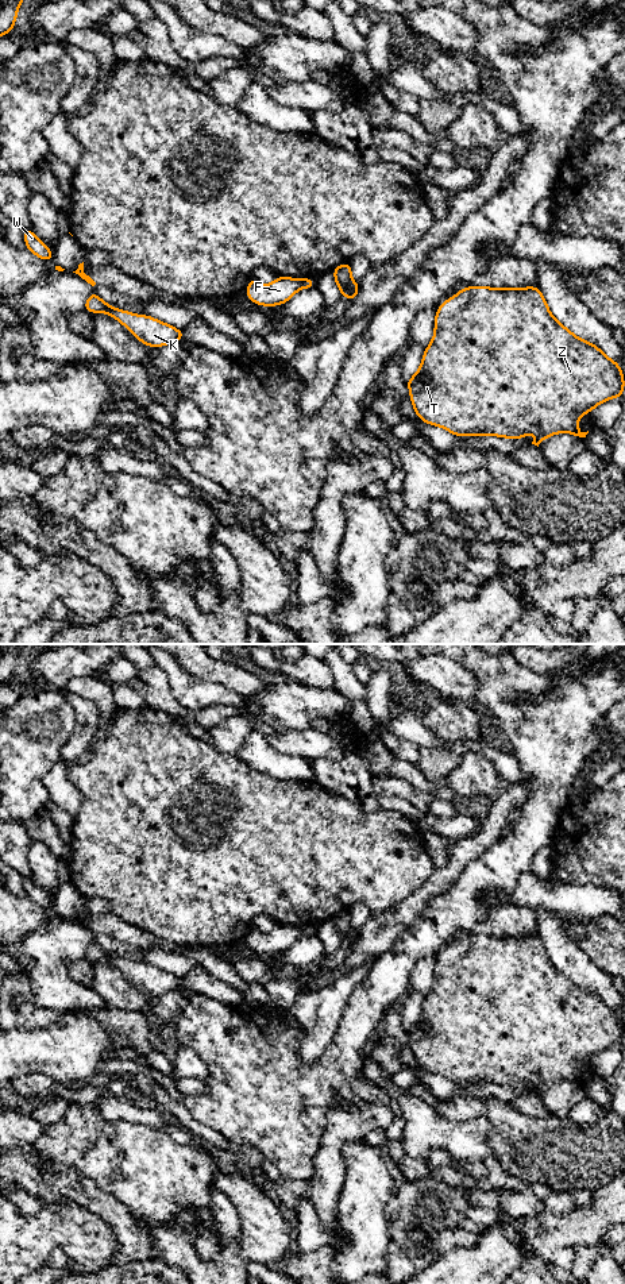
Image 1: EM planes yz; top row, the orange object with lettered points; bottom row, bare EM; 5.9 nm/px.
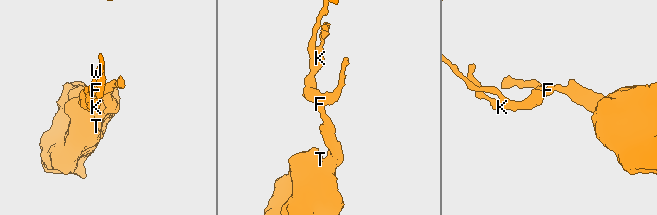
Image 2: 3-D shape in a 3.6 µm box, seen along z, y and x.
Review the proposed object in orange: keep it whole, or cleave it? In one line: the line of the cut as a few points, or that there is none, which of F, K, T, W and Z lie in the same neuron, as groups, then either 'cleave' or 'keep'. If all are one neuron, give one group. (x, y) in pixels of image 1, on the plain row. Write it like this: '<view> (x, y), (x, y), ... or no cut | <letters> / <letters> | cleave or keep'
yz (296, 926), (299, 936) | F K W / T Z | cleave

